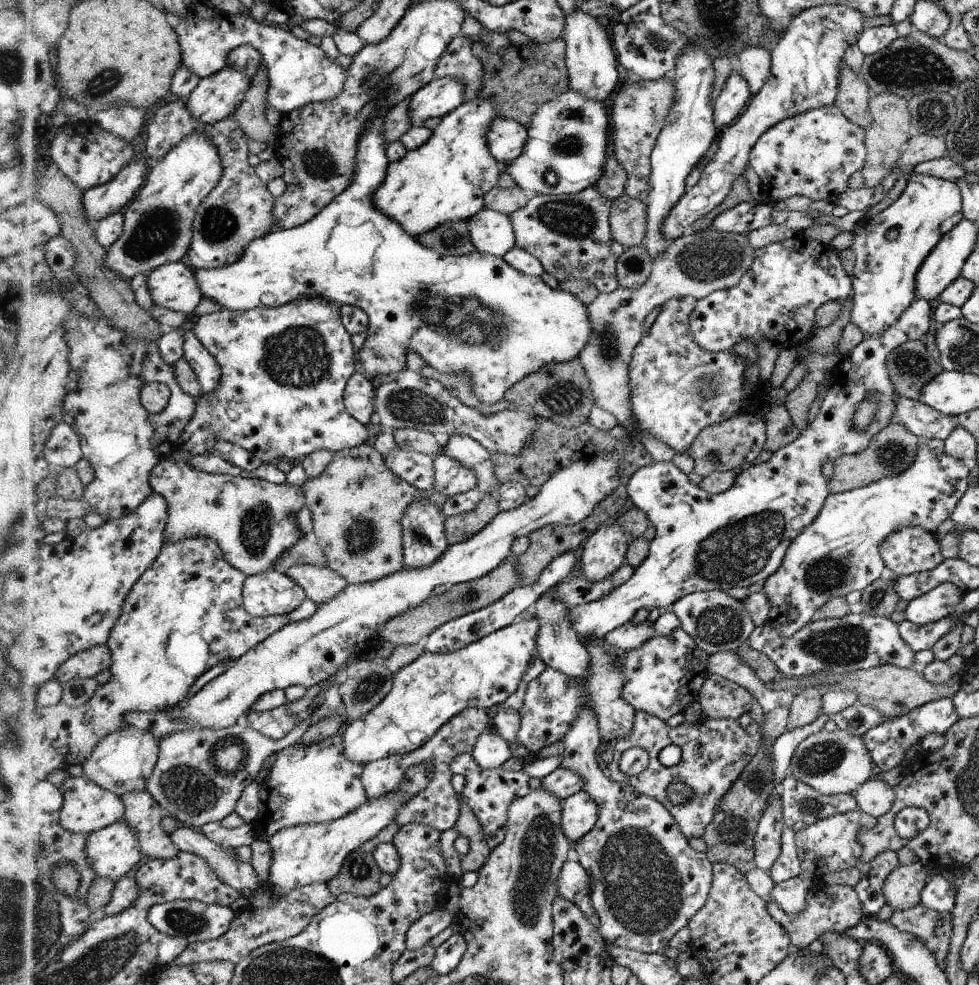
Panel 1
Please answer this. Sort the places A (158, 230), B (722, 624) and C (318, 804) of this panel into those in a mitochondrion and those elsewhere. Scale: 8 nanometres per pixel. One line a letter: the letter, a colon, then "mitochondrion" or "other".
A: mitochondrion
B: mitochondrion
C: mitochondrion

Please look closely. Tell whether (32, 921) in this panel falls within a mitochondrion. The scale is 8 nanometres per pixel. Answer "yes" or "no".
yes

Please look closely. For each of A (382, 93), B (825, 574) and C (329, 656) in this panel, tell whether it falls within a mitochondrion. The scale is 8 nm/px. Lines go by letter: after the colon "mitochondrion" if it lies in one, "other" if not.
A: other
B: mitochondrion
C: other

